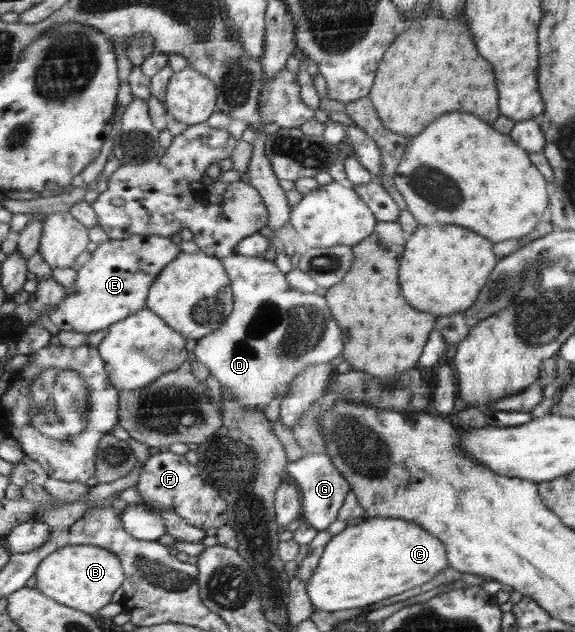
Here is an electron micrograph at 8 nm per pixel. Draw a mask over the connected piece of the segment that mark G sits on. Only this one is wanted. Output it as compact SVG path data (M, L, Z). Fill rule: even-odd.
M307 453L299 461L292 461L288 465L288 474L300 485L303 493L301 500L301 519L310 524L314 529L326 530L330 523L336 521L340 507L346 501L346 495L350 493L351 487L336 466L330 461L330 456L326 453Z

